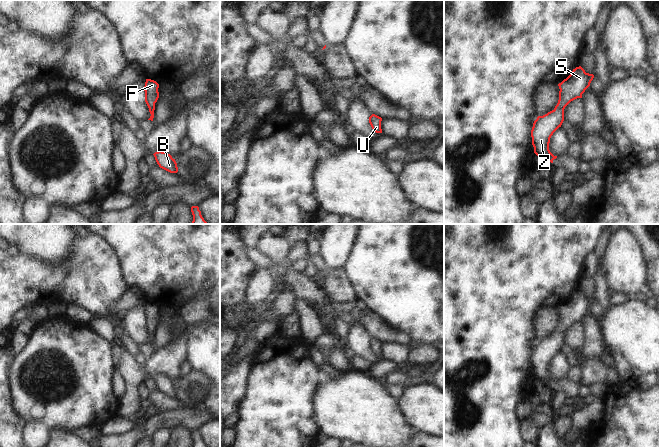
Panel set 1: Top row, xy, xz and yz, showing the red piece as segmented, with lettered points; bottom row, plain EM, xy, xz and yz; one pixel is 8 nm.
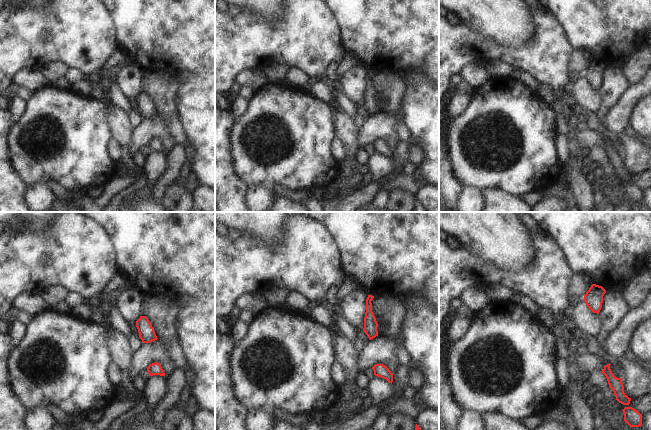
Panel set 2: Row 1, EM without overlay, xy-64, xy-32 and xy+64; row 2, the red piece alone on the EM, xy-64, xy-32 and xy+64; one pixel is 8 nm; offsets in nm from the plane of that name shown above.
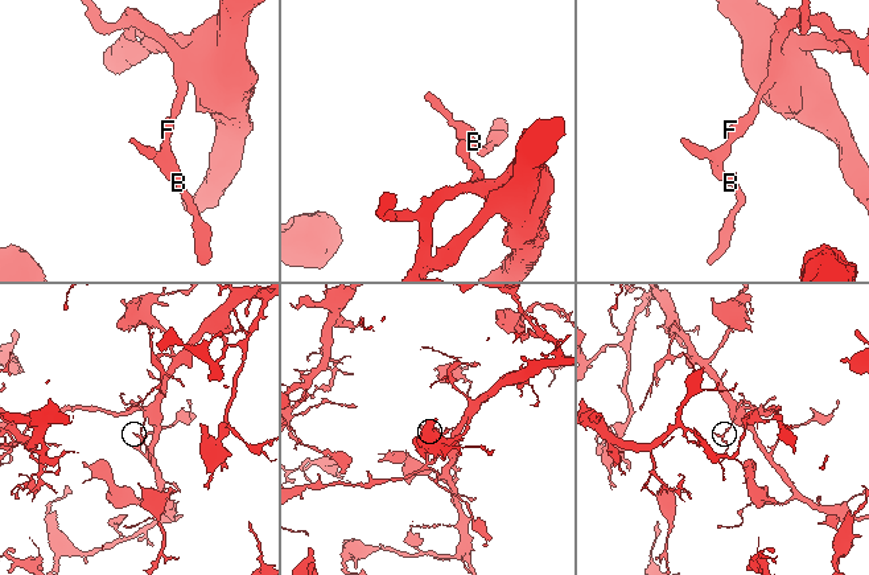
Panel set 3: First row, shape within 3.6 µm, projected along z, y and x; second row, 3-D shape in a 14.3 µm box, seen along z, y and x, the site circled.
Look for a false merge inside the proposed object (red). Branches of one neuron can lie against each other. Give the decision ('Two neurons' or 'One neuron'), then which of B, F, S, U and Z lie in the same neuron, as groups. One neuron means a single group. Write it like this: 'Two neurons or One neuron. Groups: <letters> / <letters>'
One neuron. Groups: B F S U Z

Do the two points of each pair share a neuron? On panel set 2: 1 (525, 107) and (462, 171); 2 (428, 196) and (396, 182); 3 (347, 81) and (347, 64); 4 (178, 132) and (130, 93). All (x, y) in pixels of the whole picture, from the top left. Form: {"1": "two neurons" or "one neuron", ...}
{"1": "one neuron", "2": "two neurons", "3": "two neurons", "4": "two neurons"}

